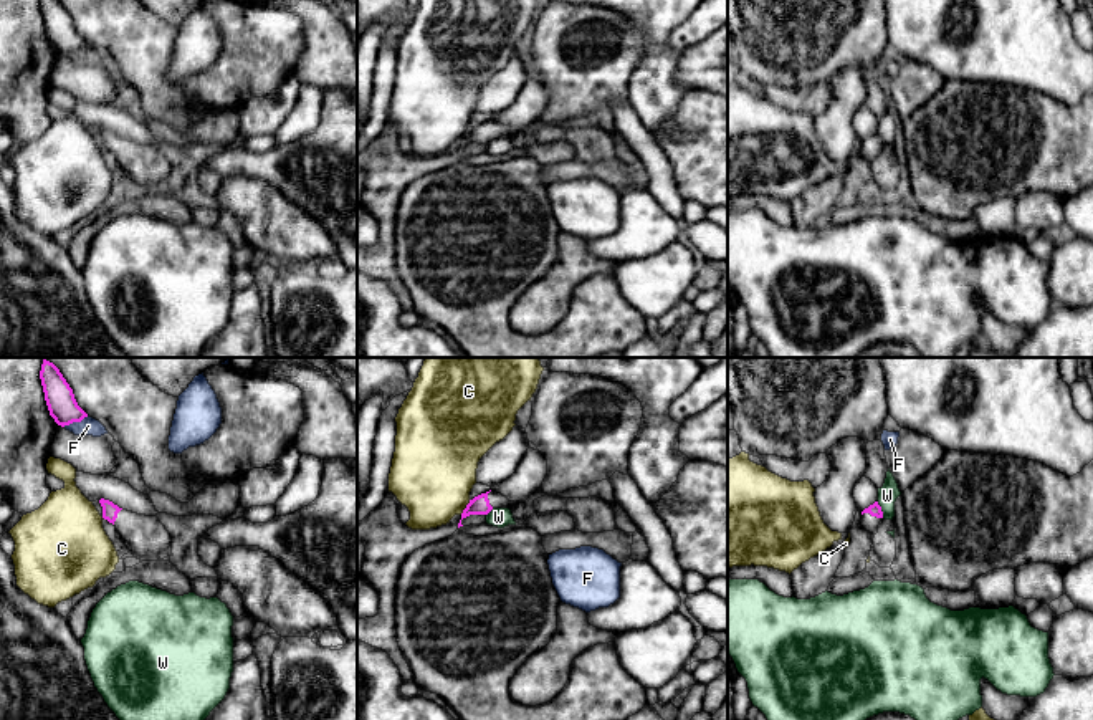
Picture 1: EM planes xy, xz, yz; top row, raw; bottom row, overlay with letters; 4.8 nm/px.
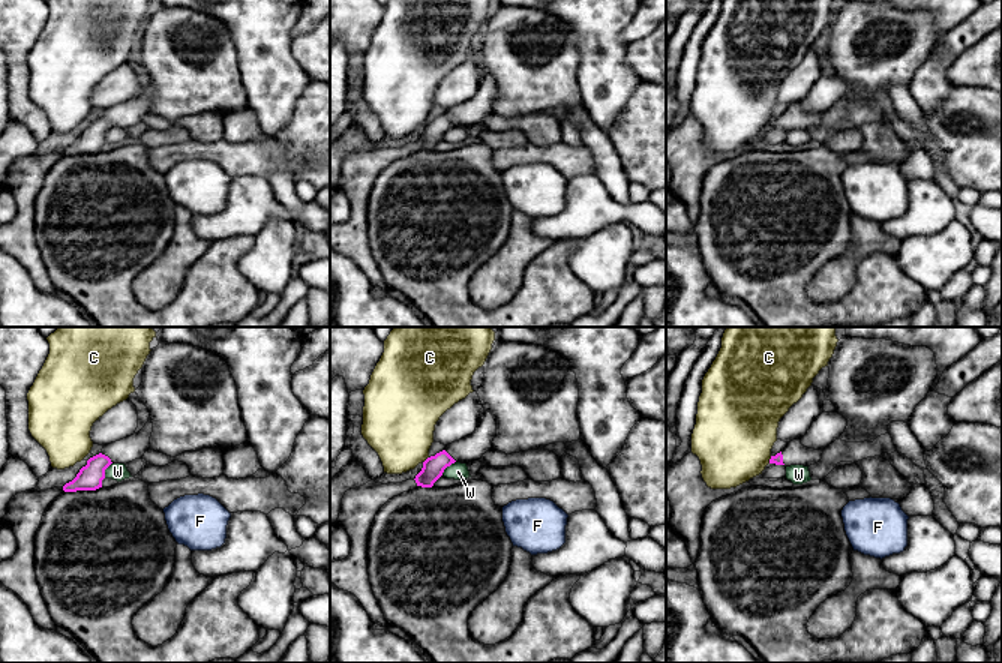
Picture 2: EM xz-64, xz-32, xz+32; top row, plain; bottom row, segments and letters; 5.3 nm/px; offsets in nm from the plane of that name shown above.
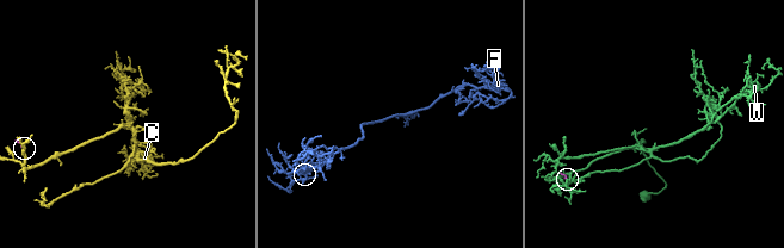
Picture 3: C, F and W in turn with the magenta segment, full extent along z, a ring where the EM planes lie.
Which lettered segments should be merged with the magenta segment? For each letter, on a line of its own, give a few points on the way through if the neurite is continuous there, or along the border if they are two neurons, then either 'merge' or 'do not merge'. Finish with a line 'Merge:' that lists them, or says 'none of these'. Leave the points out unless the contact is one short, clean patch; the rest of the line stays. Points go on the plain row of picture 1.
C: along xz (470, 129), (460, 143) | do not merge
F: along xy (88, 45), (63, 55) | do not merge
W: do not merge
Merge: none of these

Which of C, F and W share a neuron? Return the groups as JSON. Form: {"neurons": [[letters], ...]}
{"neurons": [["C"], ["F"], ["W"]]}

